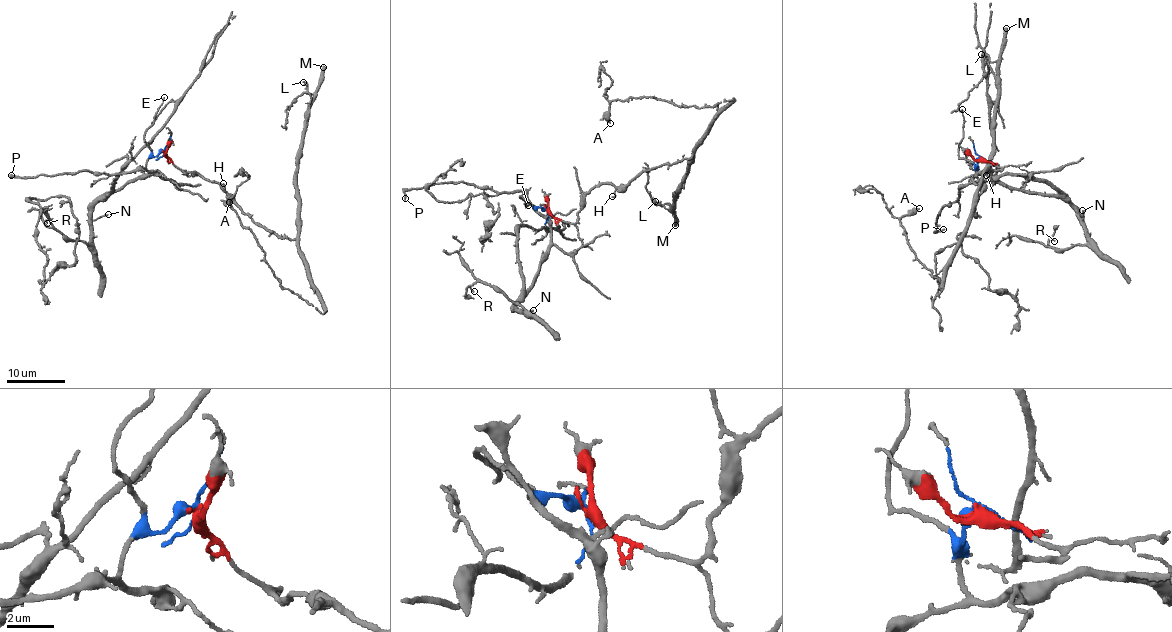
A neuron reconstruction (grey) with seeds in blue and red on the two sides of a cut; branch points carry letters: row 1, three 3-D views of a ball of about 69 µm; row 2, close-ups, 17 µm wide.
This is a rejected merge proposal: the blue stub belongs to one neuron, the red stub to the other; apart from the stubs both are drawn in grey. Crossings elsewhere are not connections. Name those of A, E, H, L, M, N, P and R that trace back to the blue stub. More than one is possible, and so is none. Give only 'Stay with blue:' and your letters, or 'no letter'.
Stay with blue: E, N, P, R

